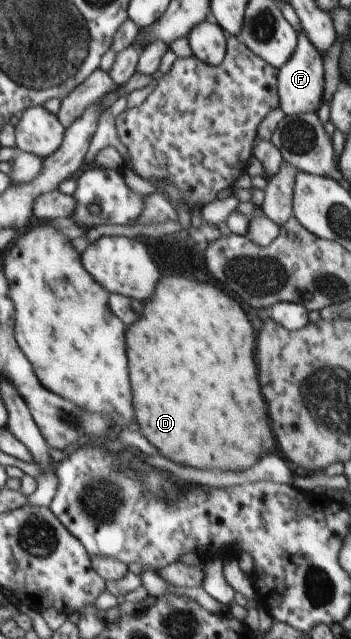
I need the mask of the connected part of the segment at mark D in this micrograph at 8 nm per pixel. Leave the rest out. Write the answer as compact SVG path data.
M163 277L157 285L155 299L149 301L143 309L143 319L137 321L127 331L127 355L129 355L129 373L131 373L131 389L133 389L133 409L137 425L141 427L141 433L147 437L147 441L167 459L173 463L185 465L185 467L197 467L197 469L217 469L217 471L245 471L252 468L262 457L277 453L278 445L270 425L268 407L265 407L261 387L257 381L257 365L255 365L255 333L253 327L243 313L241 305L227 297L223 291L209 283L199 283L195 279L175 279L175 277Z

